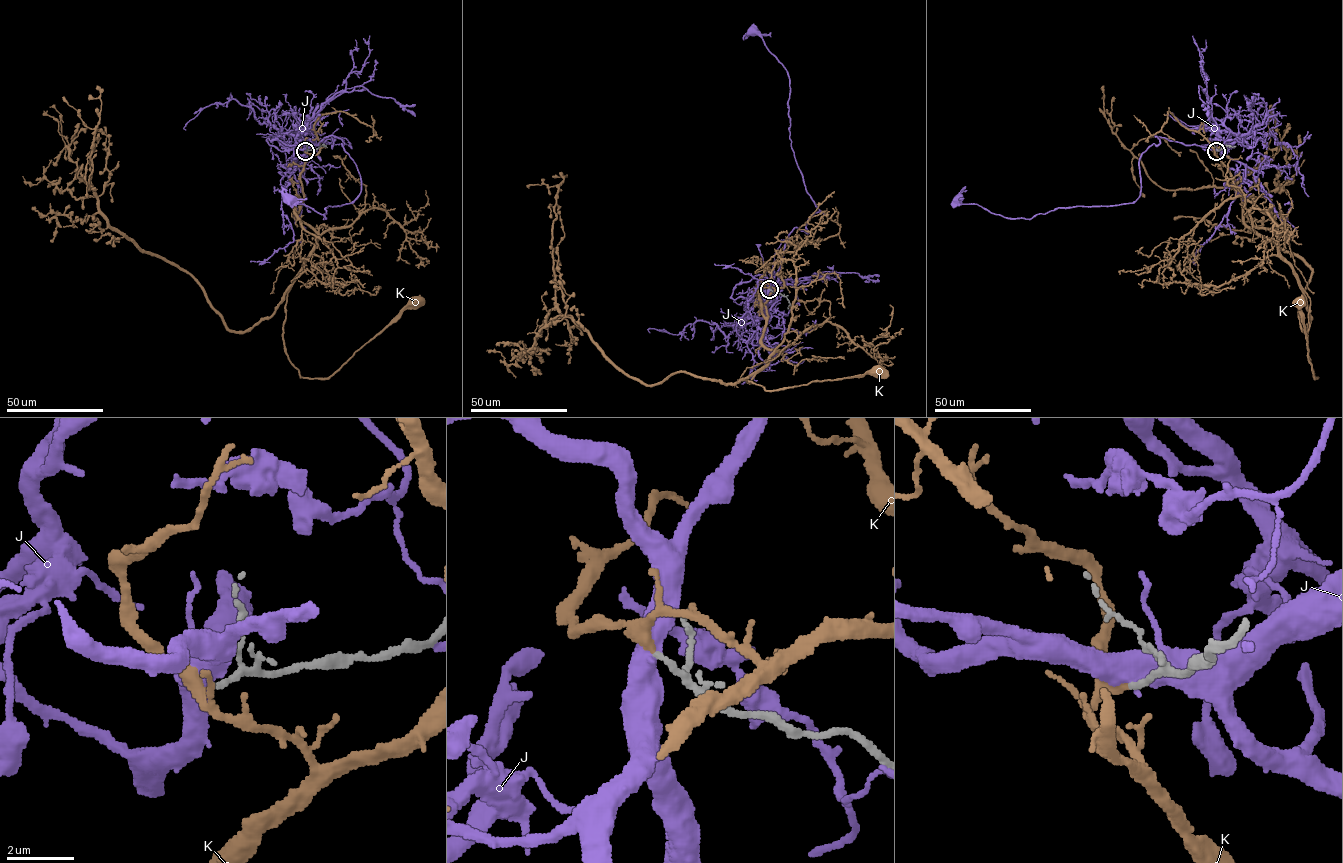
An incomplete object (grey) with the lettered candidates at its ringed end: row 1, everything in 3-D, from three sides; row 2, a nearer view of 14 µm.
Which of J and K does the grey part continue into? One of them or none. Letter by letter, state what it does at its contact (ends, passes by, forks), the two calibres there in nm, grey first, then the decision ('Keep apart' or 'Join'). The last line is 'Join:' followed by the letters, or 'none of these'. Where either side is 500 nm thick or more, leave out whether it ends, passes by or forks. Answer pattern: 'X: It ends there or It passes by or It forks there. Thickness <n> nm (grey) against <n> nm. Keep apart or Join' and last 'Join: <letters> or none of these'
J: Thickness 190 nm (grey) against 550 nm. Keep apart
K: It passes by. Thickness 190 nm (grey) against 320 nm. Join
Join: K

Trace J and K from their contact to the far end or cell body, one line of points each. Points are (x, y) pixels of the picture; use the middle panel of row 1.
J: (769, 289), (788, 234), (808, 233), (807, 220), (825, 214), (791, 147), (790, 79), (752, 31)
K: (769, 289), (775, 289), (764, 303), (767, 317), (762, 343), (781, 350), (747, 382), (780, 390), (879, 370)

